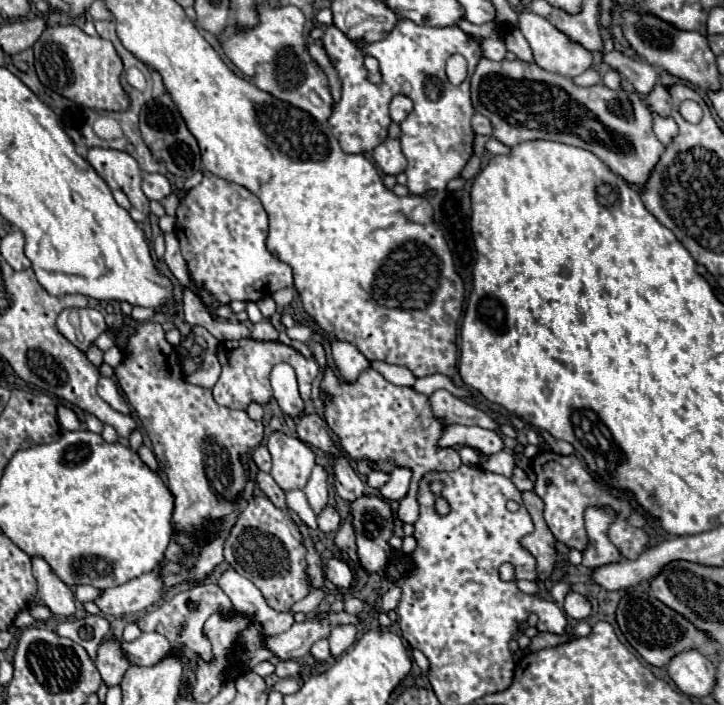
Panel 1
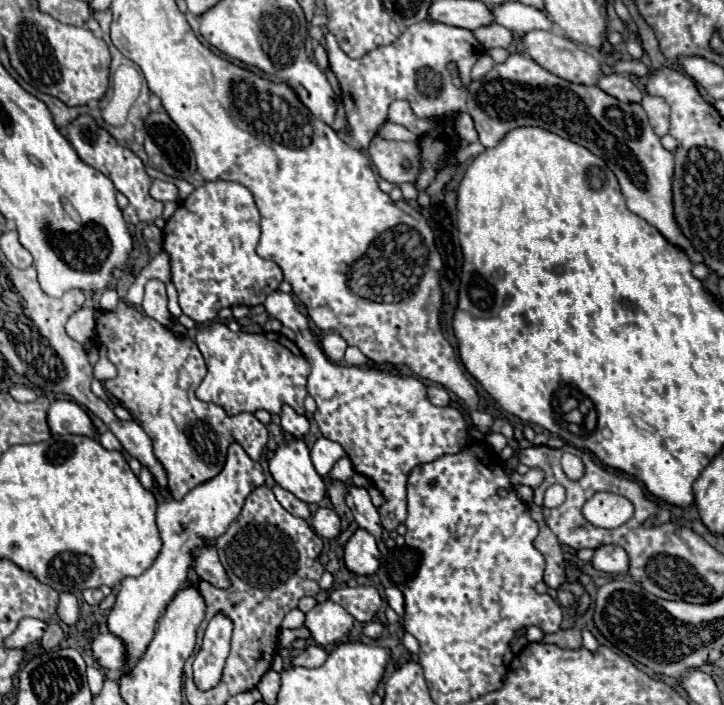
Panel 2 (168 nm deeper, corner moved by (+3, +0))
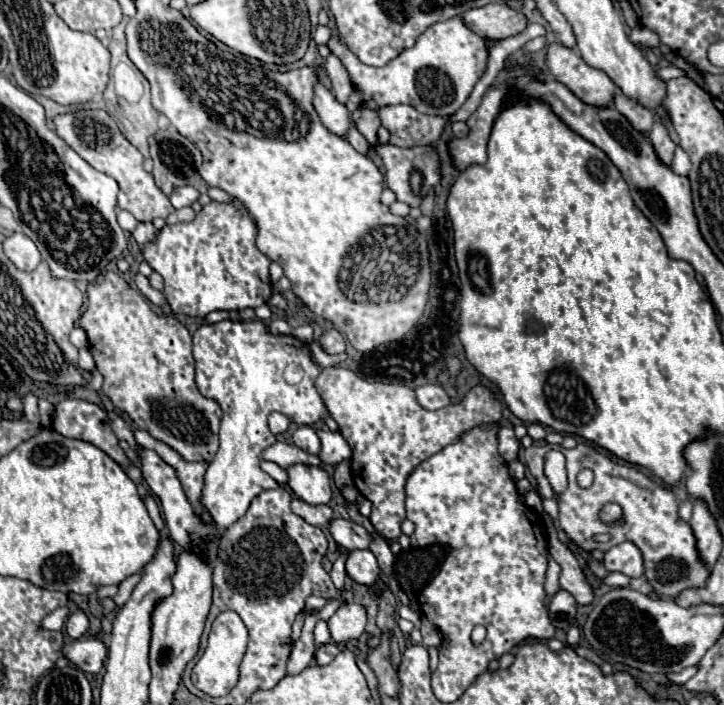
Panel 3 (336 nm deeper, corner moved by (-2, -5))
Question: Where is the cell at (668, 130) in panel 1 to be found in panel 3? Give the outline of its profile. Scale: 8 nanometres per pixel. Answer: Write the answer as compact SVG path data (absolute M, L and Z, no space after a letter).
M681 146L675 148L675 156L673 156L671 166L673 166L673 170L677 170L677 174L685 174L687 176L687 172L689 172L689 156Z

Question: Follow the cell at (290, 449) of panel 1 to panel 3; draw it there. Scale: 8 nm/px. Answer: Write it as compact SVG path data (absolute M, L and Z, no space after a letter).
M293 464L287 468L287 476L287 484L297 498L305 500L307 504L329 504L333 490L325 468Z

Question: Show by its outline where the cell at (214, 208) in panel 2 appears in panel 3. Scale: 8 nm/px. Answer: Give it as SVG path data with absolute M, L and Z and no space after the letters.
M211 200L191 222L165 226L155 242L141 248L149 266L165 280L163 294L177 314L205 318L213 310L257 308L269 302L271 260L257 248L257 224L239 202Z

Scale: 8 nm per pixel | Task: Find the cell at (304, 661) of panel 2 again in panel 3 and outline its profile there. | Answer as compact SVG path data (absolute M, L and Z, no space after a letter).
M323 644L323 646L319 646L317 650L315 650L315 662L319 664L319 666L325 666L325 664L329 664L335 656L339 654L339 648L337 648L337 644Z

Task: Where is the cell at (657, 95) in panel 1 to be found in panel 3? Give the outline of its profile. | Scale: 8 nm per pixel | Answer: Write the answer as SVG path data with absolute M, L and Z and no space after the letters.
M659 118L653 122L653 128L651 128L651 142L653 142L653 148L657 150L657 156L661 158L661 162L671 164L673 150L675 150L675 142L671 140L669 130L665 128L665 124L663 124Z

